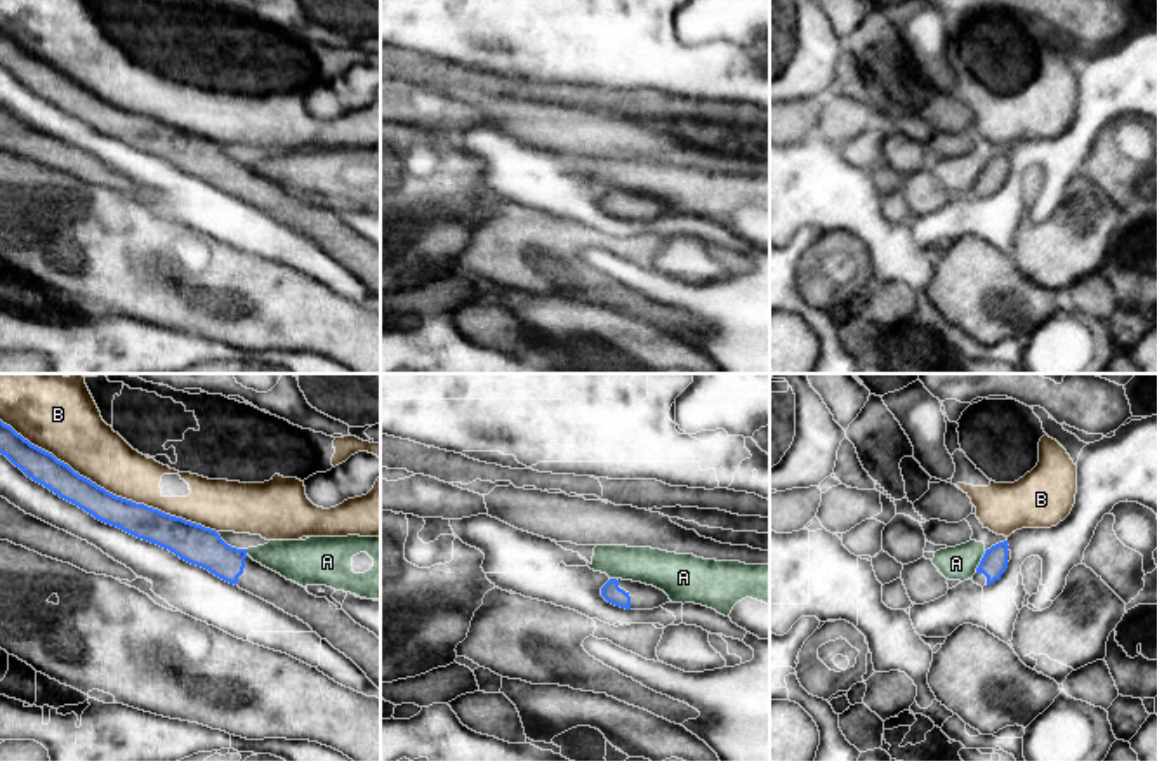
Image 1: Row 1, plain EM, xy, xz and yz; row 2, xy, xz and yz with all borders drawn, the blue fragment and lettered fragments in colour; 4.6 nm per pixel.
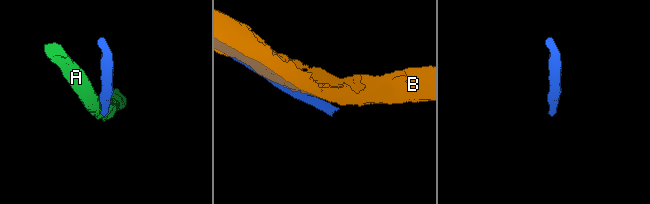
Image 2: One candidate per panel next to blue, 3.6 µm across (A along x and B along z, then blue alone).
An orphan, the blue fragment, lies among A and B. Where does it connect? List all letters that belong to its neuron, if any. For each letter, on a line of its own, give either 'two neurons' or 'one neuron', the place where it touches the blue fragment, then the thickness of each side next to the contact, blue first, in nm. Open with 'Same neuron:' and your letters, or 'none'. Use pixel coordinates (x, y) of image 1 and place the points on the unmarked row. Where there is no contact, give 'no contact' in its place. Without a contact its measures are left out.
Same neuron: none
A: two neurons; meets blue in yz at (980, 172); 120 nm thick on the blue side, 160 nm on the other
B: two neurons; meets blue in xy at (108, 103); 150 nm thick on the blue side, 260 nm on the other

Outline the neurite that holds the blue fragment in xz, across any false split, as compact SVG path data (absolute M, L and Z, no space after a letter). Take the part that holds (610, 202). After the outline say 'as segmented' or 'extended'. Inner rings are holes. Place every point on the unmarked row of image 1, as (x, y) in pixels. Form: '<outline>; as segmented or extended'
M610 189L601 198L601 207L620 219L625 221L653 221L665 214L671 214L669 207L653 198L641 193Z; extended

